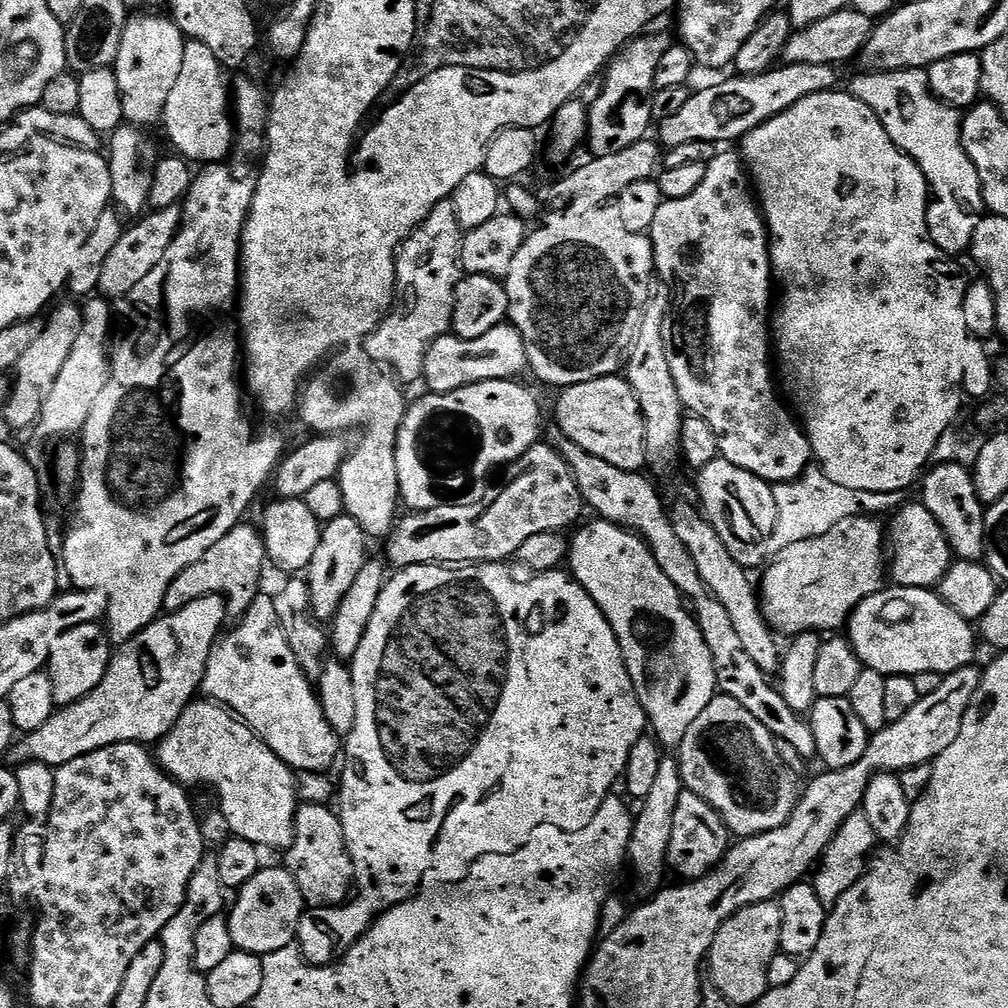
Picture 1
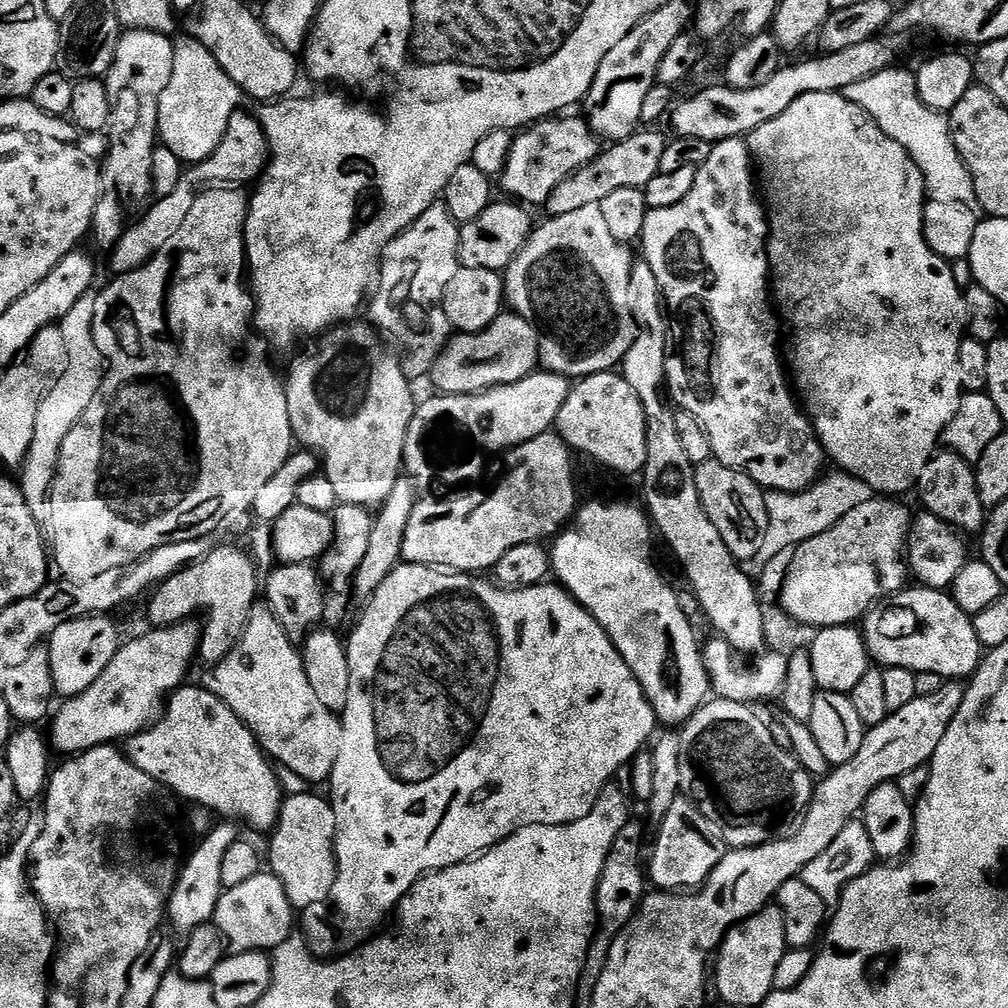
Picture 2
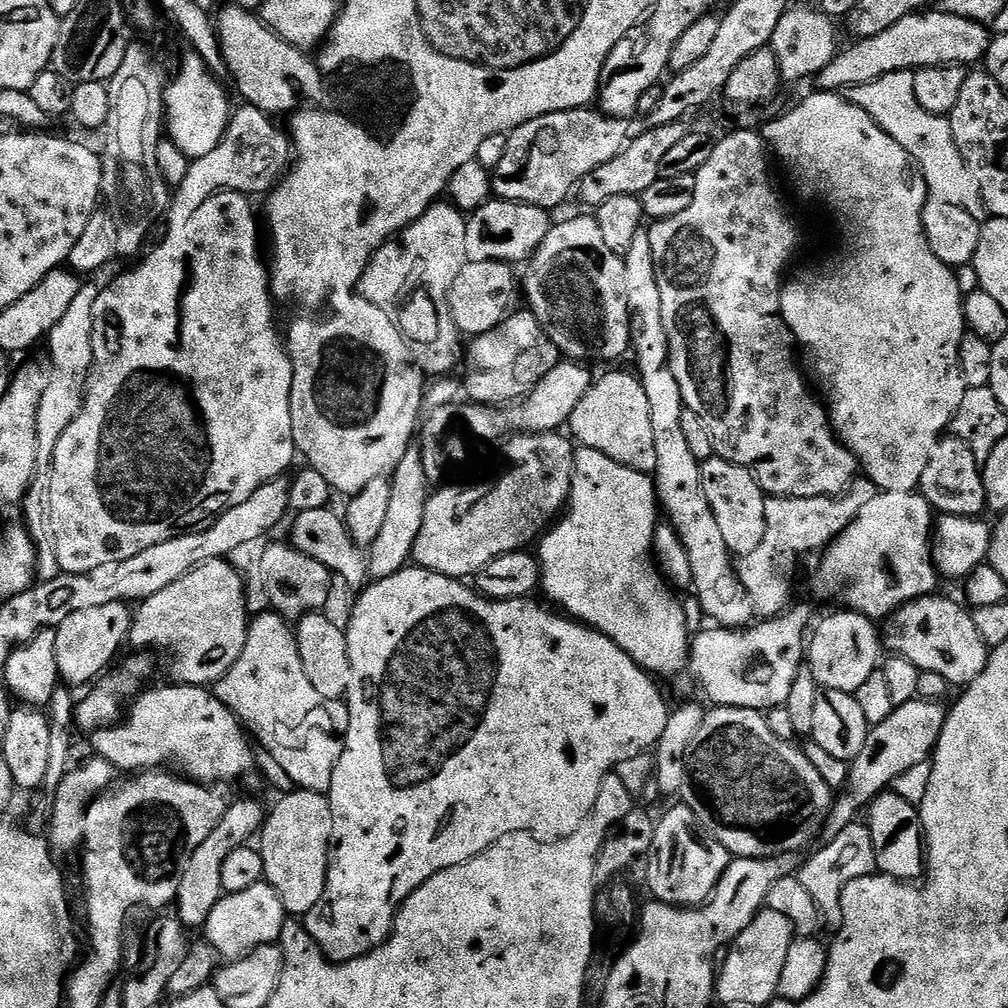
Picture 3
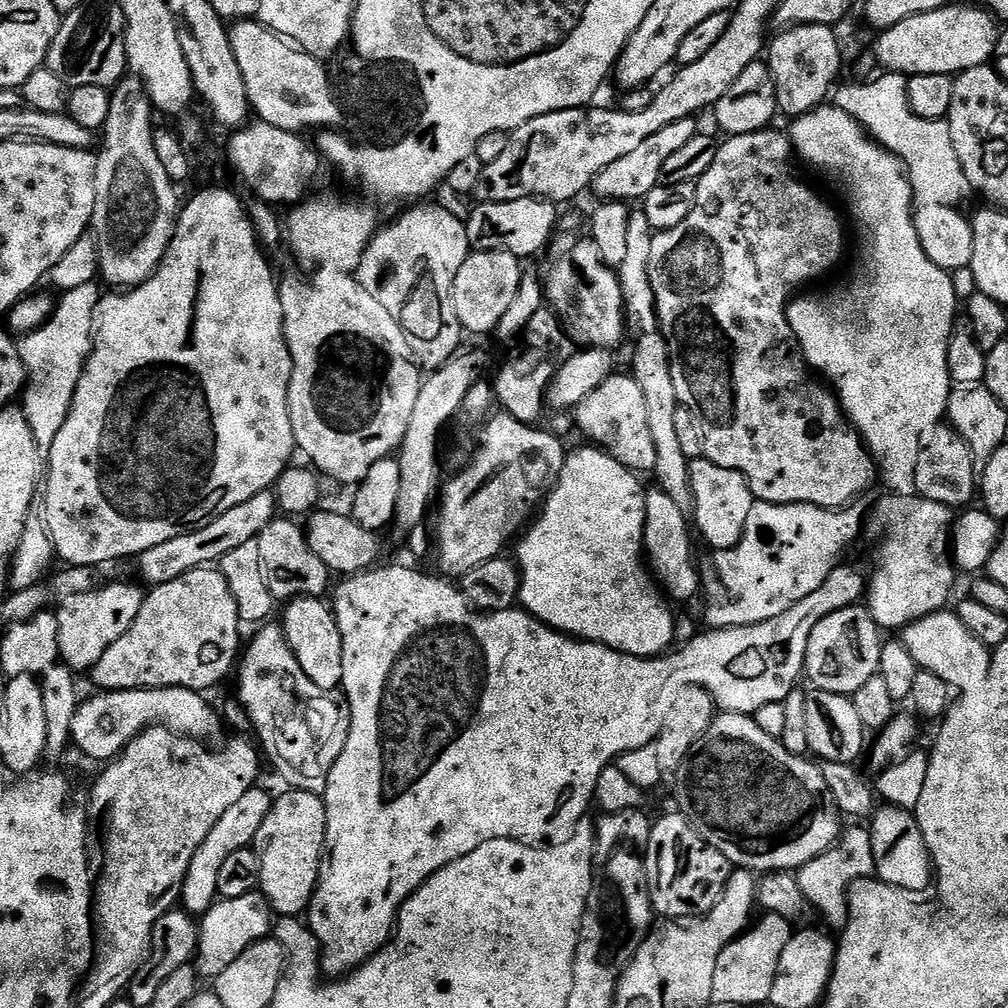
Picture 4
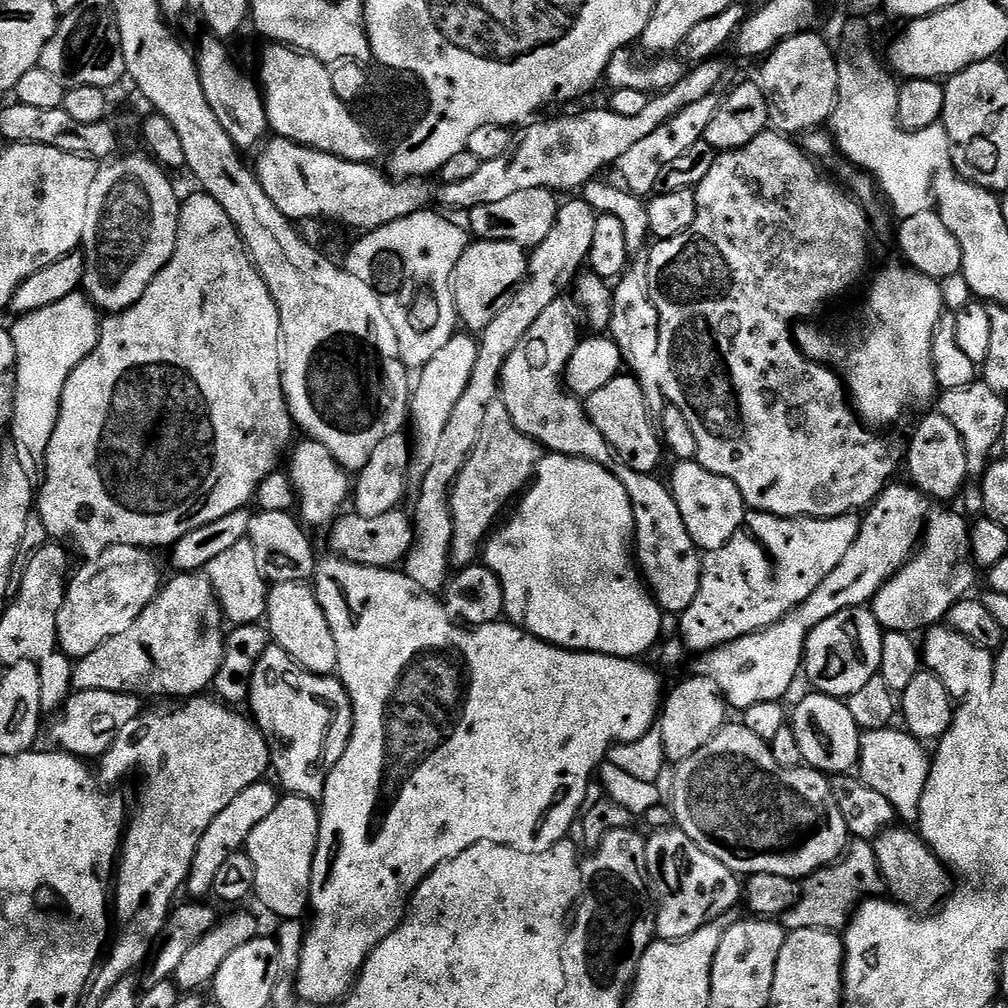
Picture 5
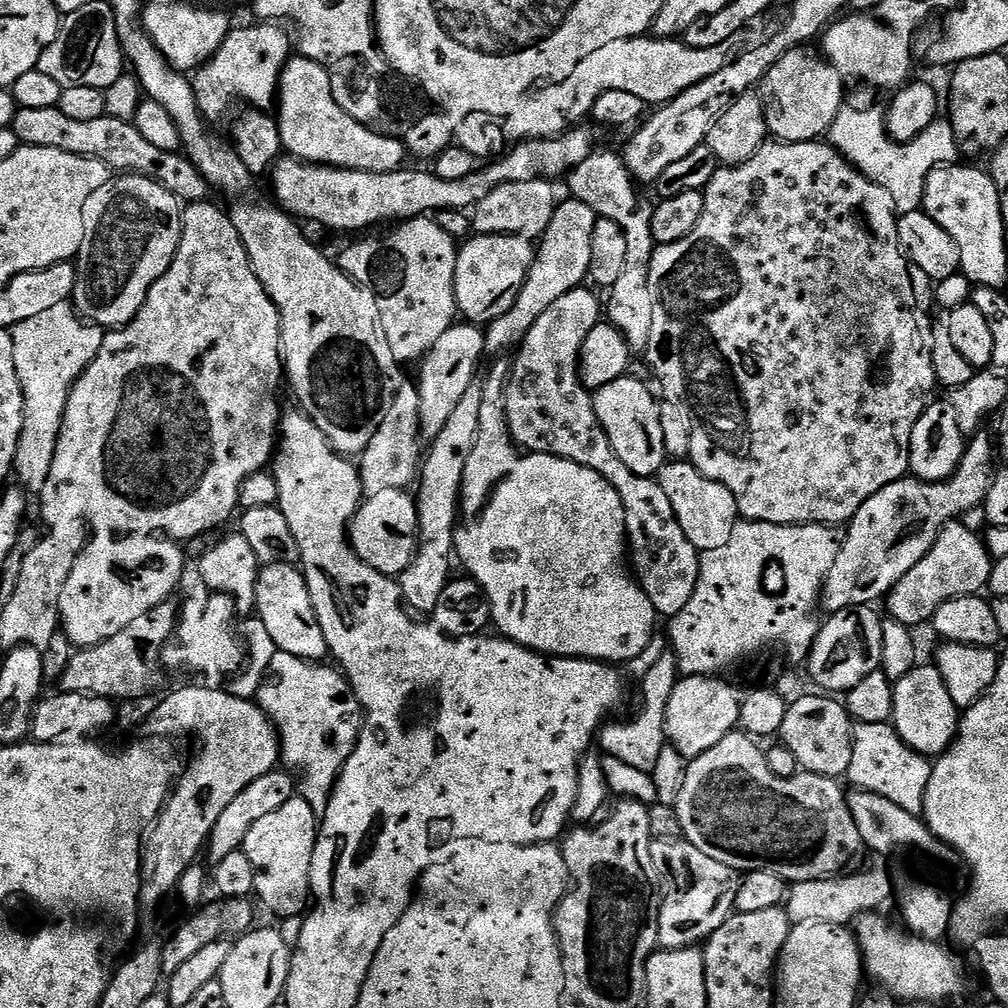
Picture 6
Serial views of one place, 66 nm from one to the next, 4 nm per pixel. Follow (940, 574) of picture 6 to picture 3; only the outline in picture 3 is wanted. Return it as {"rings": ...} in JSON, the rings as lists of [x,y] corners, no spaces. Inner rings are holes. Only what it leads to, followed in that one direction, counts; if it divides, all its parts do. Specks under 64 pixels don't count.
{"rings":[[[877,491],[858,510],[850,526],[823,549],[813,590],[824,600],[844,592],[848,603],[845,605],[873,622],[883,621],[903,604],[933,595],[938,581],[930,551],[933,523],[934,509],[919,491],[906,494]]]}

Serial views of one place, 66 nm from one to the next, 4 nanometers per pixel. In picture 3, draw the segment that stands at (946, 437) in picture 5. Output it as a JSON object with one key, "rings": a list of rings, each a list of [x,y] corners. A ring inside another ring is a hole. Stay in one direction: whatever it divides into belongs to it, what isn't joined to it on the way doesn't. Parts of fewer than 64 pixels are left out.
{"rings":[[[941,438],[936,441],[936,445],[925,464],[925,469],[922,470],[922,478],[920,479],[918,491],[920,495],[927,498],[929,504],[932,505],[937,513],[946,516],[971,516],[976,518],[981,515],[980,511],[983,513],[986,508],[981,465],[977,464],[970,446],[966,442],[955,438]]]}

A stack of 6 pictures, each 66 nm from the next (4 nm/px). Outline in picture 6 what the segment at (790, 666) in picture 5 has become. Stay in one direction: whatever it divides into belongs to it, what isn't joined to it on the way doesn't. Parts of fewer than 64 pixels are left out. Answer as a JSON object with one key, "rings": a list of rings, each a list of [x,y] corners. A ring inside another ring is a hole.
{"rings":[[[976,434],[967,441],[964,457],[962,462],[956,467],[956,472],[950,480],[940,480],[936,484],[926,484],[922,480],[915,478],[905,478],[894,482],[890,486],[886,486],[882,490],[878,490],[878,494],[874,494],[863,506],[858,510],[858,514],[854,514],[854,518],[847,525],[846,535],[843,537],[840,549],[838,550],[838,558],[834,558],[834,566],[830,566],[830,570],[824,579],[824,587],[822,589],[822,608],[825,608],[825,613],[831,614],[838,610],[846,610],[854,606],[862,606],[867,604],[869,606],[875,605],[875,600],[883,601],[891,592],[893,586],[898,582],[902,582],[902,578],[906,578],[906,574],[910,574],[910,570],[914,570],[914,566],[918,566],[918,562],[922,562],[922,558],[926,558],[926,554],[930,550],[930,546],[934,546],[934,542],[938,538],[938,534],[947,524],[953,523],[963,512],[968,512],[971,508],[979,509],[983,505],[985,498],[988,496],[988,488],[992,485],[992,477],[994,475],[994,467],[992,468],[992,456],[994,460],[994,444],[984,437],[984,434]]]}

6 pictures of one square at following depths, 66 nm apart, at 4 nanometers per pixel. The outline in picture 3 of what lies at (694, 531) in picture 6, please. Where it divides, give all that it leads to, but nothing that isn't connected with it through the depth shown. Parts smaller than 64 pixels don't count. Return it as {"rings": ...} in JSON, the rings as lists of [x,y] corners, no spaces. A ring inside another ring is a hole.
{"rings":[[[709,458],[701,463],[700,482],[704,487],[706,502],[714,514],[714,522],[718,524],[718,530],[722,530],[722,542],[728,547],[729,553],[741,557],[751,552],[762,535],[766,499],[766,494],[756,485],[751,471],[719,458]]]}

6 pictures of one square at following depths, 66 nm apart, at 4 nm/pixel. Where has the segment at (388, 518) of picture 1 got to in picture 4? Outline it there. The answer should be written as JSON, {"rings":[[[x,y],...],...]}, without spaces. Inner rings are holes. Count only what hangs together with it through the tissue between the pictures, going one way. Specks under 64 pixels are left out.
{"rings":[[[324,266],[313,271],[309,276],[312,276],[309,280],[299,280],[296,276],[288,276],[284,280],[283,277],[278,284],[282,314],[284,315],[284,337],[288,343],[290,358],[292,359],[292,377],[290,378],[290,390],[288,391],[290,426],[294,430],[297,449],[301,453],[305,452],[312,459],[310,461],[311,467],[317,473],[323,474],[325,477],[328,475],[330,479],[337,480],[340,484],[356,486],[364,481],[370,466],[374,466],[374,462],[389,459],[399,449],[402,438],[406,434],[406,426],[410,426],[410,417],[414,406],[418,402],[422,372],[409,353],[408,342],[404,338],[402,326],[398,326],[398,322],[392,317],[390,310],[386,310],[386,306],[382,306],[382,302],[378,302],[378,298],[374,298],[374,294],[367,292],[356,281],[355,275],[344,270],[337,270],[332,266]]]}

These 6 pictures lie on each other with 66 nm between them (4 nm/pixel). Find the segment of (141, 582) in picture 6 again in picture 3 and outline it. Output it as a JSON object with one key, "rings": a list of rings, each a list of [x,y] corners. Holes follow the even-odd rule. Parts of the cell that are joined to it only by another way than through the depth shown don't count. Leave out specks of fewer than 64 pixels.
{"rings":[[[124,602],[94,606],[90,610],[82,610],[68,616],[66,622],[62,622],[59,628],[55,629],[58,670],[65,685],[91,685],[113,667],[112,659],[119,654],[120,647],[125,647],[128,632],[132,628],[133,613],[130,608],[128,612],[128,608],[129,605]]]}

